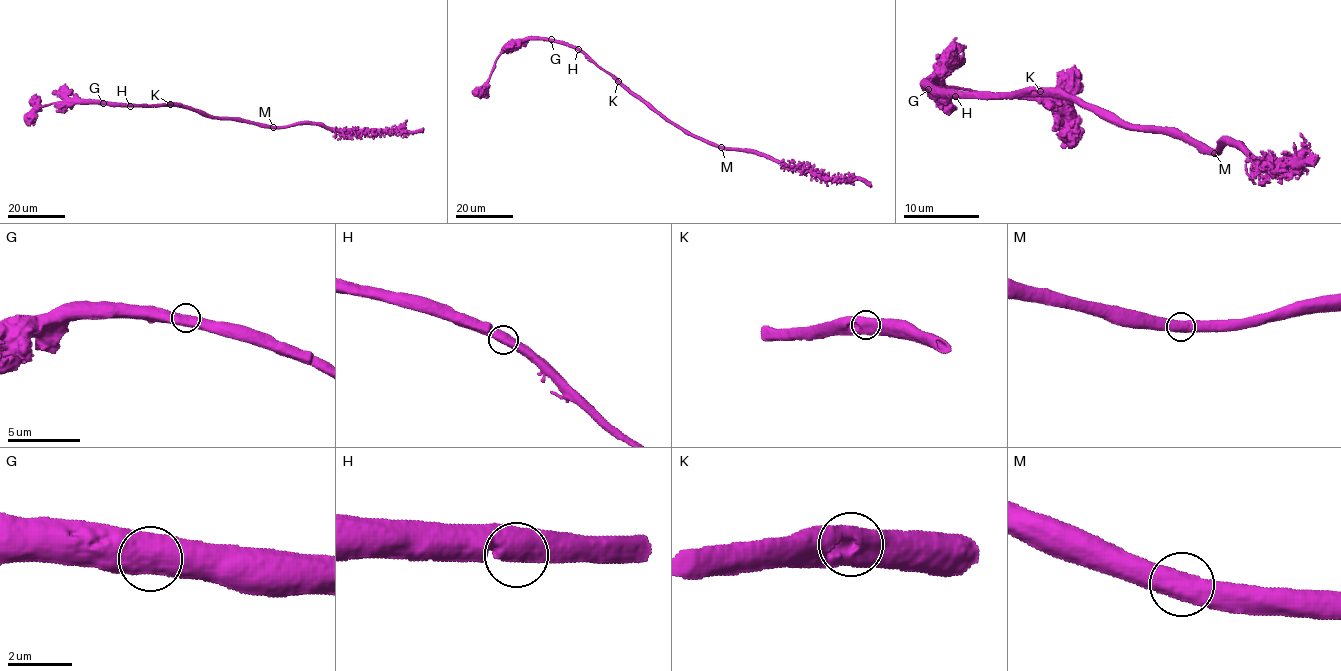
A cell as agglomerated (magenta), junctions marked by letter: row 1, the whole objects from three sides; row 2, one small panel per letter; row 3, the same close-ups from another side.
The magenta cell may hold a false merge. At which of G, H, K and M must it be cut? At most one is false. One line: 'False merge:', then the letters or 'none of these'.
False merge: none of these

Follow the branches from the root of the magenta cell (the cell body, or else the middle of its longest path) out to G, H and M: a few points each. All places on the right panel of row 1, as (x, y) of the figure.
G: (1120, 125), (1097, 110), (1067, 96), (938, 94), (928, 89)
H: (1120, 125), (1097, 110), (1067, 96), (955, 96)
M: (1120, 125), (1161, 127), (1182, 134), (1189, 142), (1214, 153)

